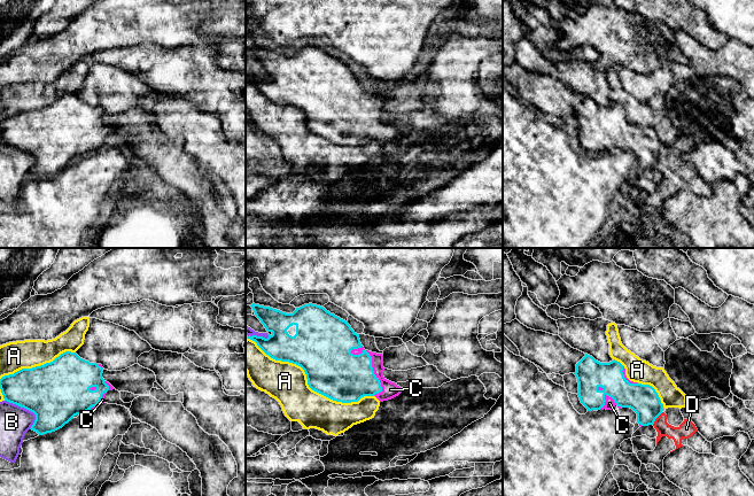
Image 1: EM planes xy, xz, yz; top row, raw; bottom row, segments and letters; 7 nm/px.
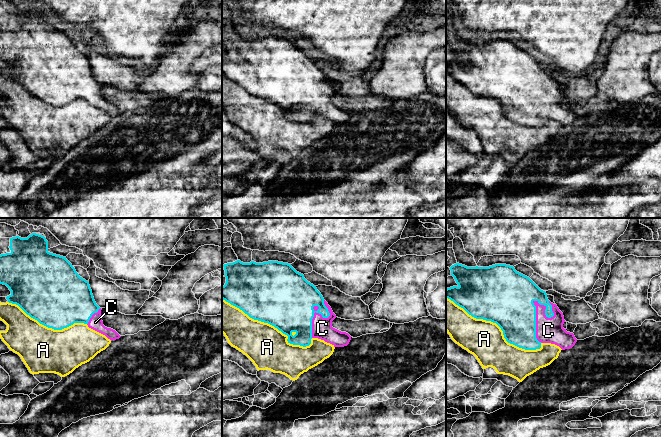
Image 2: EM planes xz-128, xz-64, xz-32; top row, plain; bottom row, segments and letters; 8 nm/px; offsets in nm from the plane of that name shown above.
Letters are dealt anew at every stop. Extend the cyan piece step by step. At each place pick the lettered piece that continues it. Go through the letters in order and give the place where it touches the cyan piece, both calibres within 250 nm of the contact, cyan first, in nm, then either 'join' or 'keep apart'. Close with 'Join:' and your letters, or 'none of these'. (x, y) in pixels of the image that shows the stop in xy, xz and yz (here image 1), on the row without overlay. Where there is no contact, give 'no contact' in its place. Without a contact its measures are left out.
A: xz (308, 125) | 380/280 nm | keep apart
B: xy (26, 152) | 420/220 nm | keep apart
C: xz (371, 108) | 360/110 nm | join
D: yz (657, 160) | 200/110 nm | keep apart
Join: C

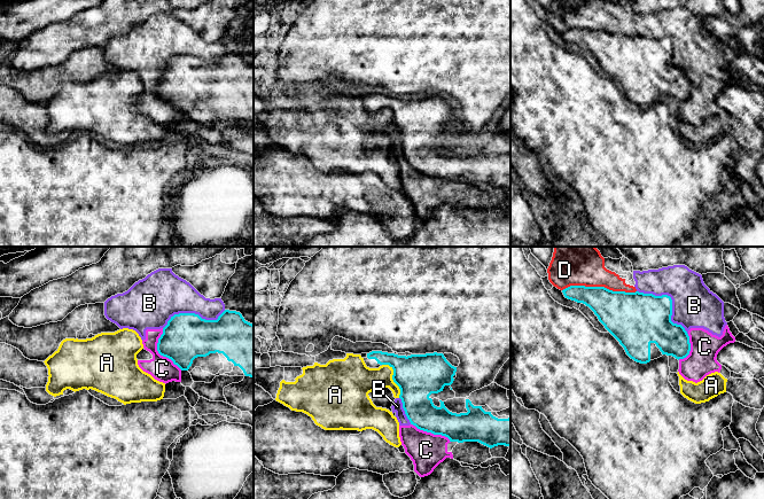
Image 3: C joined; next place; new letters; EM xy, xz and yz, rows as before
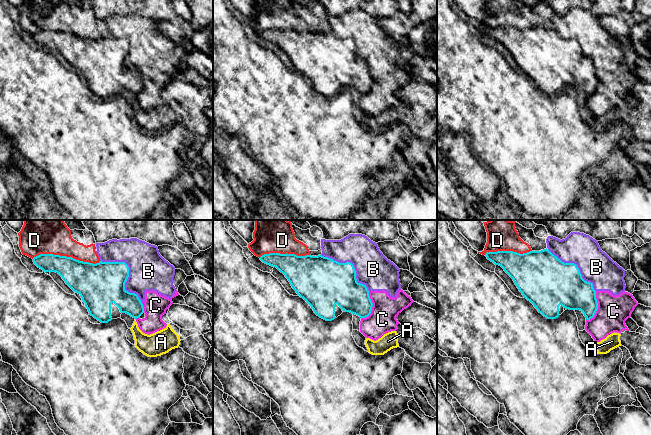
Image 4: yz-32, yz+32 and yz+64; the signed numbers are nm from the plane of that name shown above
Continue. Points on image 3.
A: xz (392, 122) | 300/240 nm | keep apart
B: yz (671, 45) | 360/300 nm | keep apart
C: xy (158, 95) | 320/170 nm | keep apart
D: yz (599, 30) | 300/200 nm | keep apart
Join: none of these

